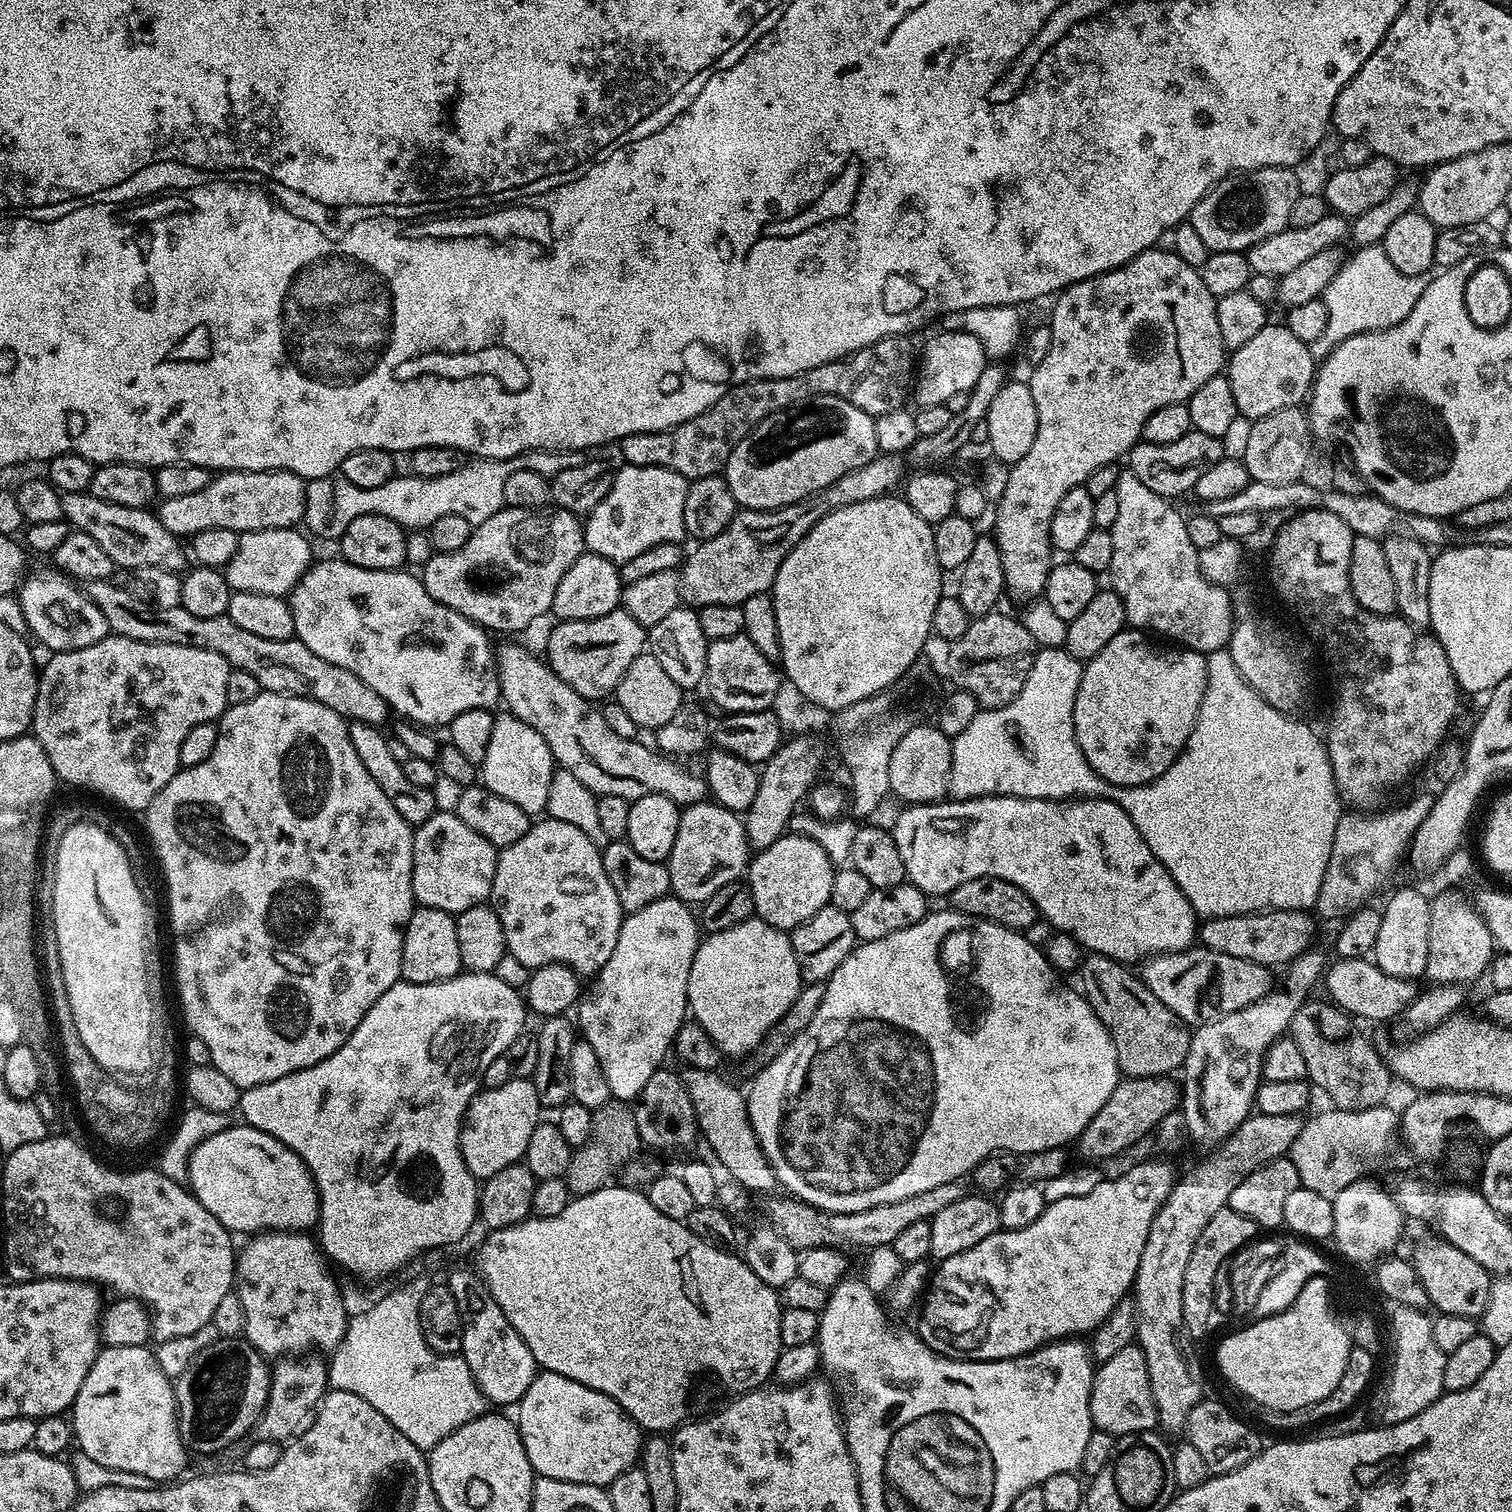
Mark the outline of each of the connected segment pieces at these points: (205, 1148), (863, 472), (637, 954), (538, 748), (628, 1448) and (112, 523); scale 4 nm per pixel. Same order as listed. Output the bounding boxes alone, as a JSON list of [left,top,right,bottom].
[[186,1122,320,1234],[679,454,906,610],[578,894,702,1101],[478,712,556,818],[518,1371,642,1486],[60,492,190,574]]

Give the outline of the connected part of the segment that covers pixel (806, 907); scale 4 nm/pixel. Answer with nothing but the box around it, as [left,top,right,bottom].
[746,834,832,926]

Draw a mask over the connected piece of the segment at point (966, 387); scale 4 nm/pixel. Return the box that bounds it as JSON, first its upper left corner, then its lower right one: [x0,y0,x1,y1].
[914,330,986,408]

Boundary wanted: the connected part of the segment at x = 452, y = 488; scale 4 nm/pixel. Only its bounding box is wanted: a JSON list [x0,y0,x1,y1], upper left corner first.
[303,450,586,541]

